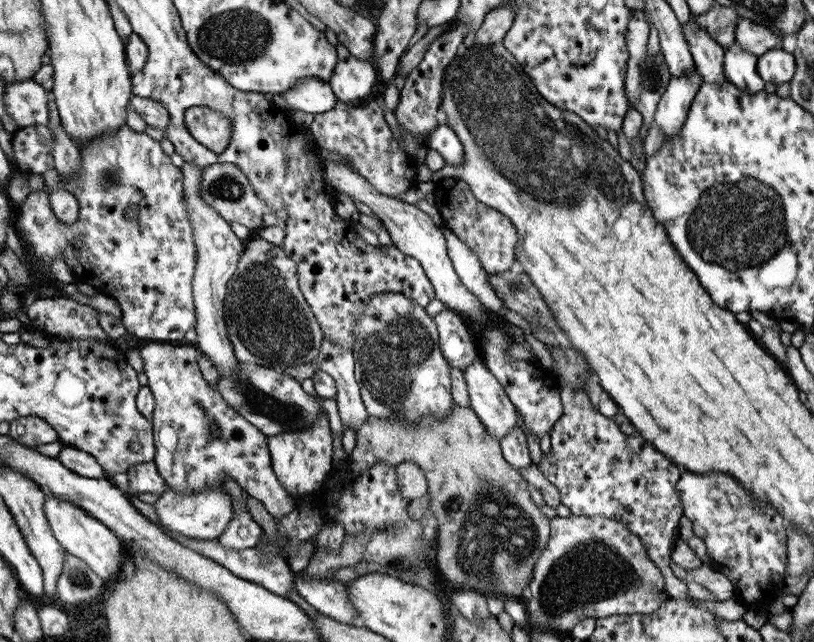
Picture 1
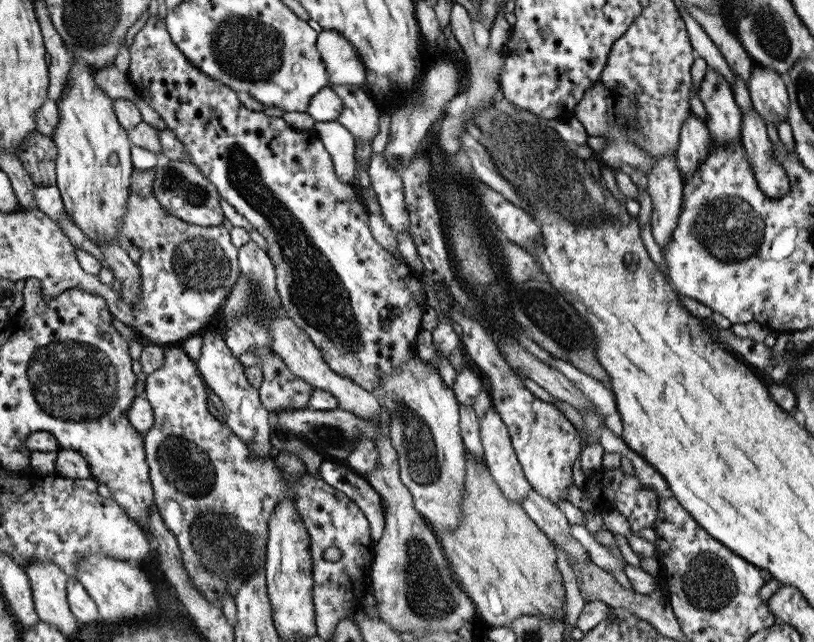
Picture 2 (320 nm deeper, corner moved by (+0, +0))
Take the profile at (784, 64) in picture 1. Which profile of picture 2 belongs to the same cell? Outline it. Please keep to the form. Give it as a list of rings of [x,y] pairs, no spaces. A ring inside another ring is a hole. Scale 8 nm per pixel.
[[[757,66],[747,85],[753,109],[766,124],[773,122],[774,126],[789,117],[789,96],[781,75],[772,68]]]

